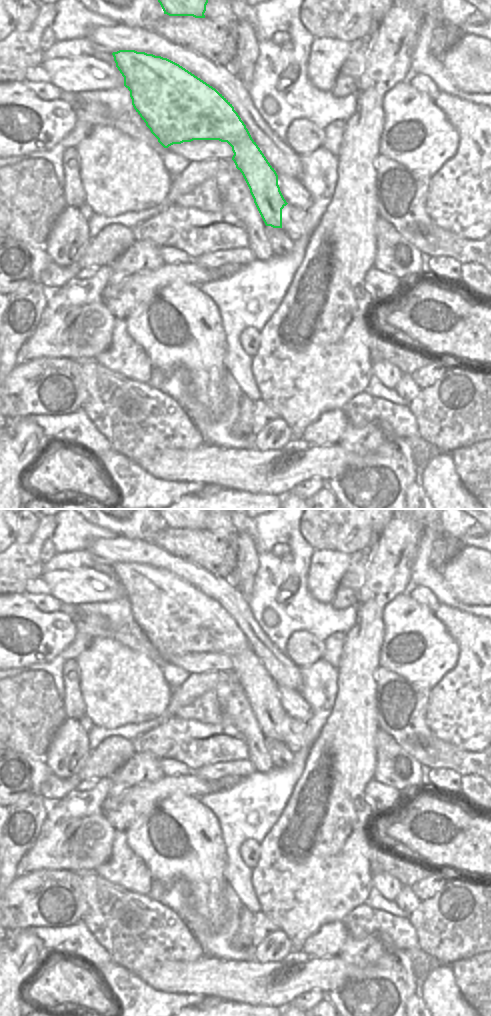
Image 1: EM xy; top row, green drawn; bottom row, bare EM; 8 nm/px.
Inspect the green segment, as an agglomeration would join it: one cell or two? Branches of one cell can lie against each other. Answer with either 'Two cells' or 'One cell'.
Two cells

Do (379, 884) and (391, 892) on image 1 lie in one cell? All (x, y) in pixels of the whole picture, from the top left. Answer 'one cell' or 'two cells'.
one cell

